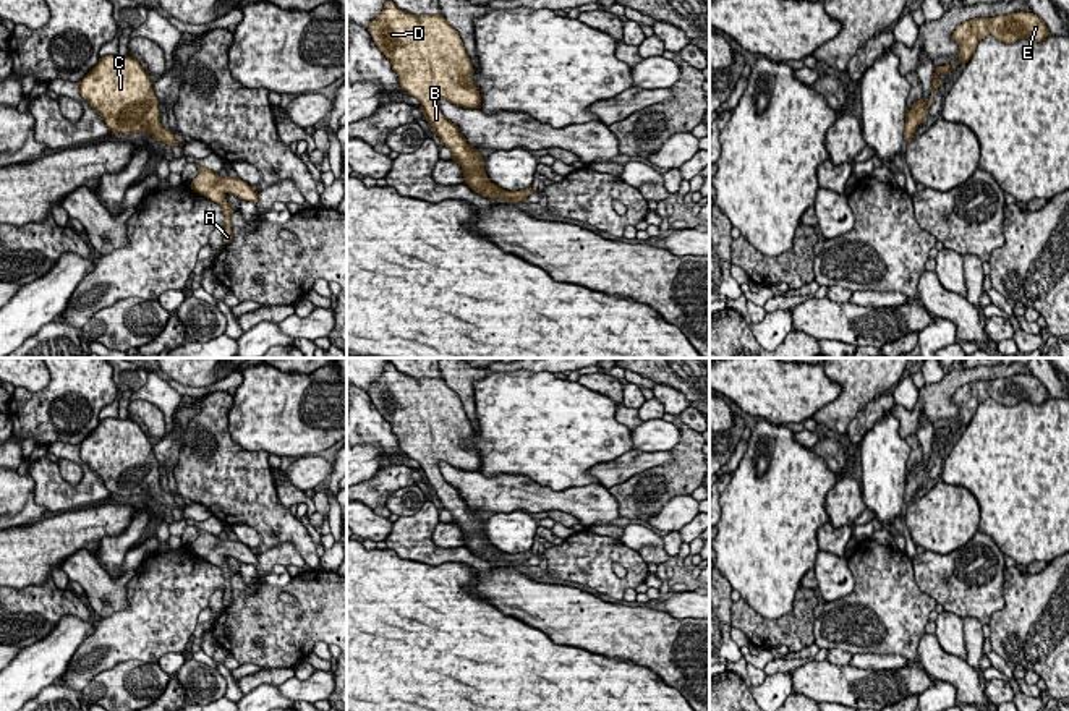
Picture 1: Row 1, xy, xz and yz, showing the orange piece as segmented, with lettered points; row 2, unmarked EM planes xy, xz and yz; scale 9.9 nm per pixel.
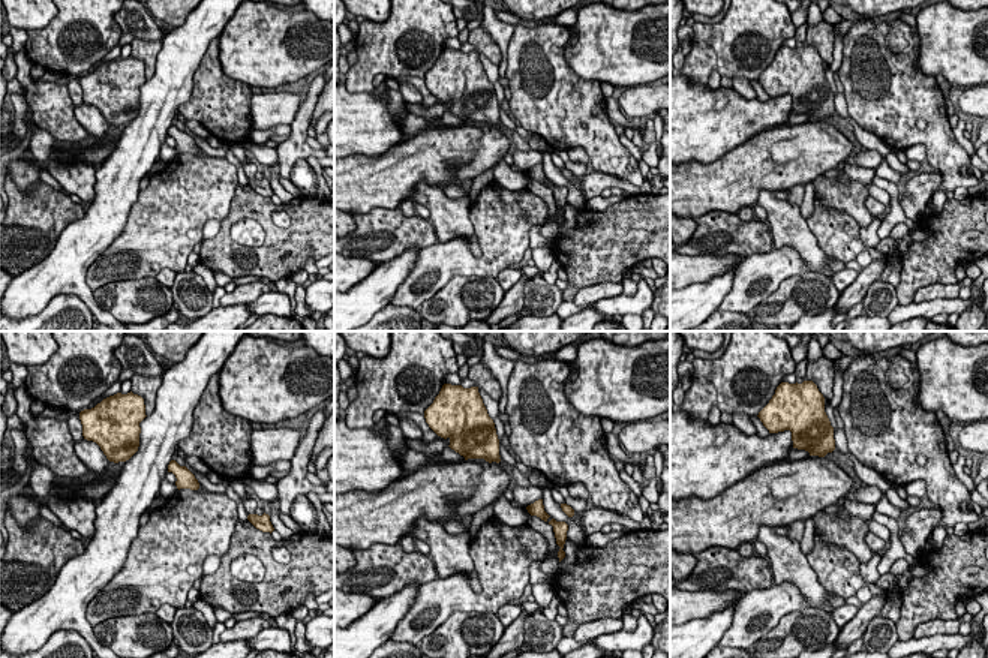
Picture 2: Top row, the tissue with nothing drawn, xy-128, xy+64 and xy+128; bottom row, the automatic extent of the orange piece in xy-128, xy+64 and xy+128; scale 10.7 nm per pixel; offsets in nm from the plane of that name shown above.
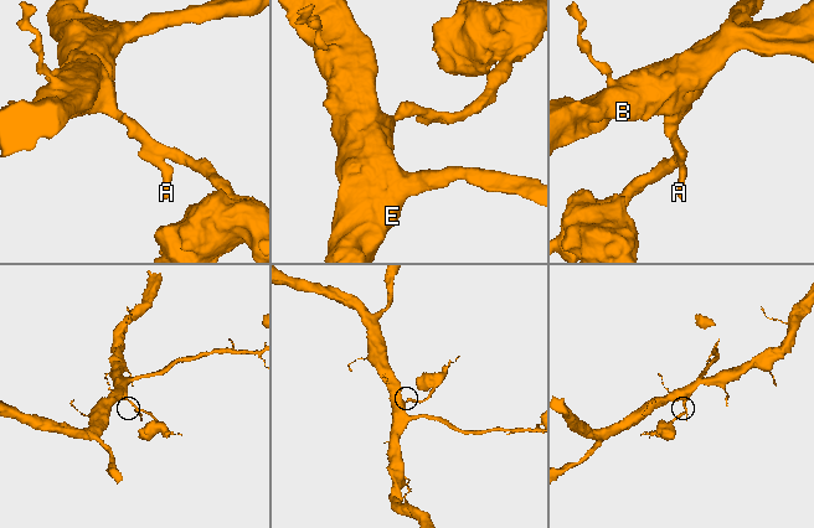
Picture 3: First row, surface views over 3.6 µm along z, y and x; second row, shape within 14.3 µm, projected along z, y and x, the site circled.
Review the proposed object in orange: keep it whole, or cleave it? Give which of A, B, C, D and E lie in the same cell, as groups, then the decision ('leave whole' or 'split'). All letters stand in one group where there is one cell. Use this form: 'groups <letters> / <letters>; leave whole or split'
groups A B C D E; leave whole

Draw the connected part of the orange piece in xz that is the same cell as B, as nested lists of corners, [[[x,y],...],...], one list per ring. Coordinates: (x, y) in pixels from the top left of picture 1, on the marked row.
[[[387,0],[368,31],[392,63],[402,89],[420,100],[426,120],[441,138],[441,146],[452,151],[452,160],[462,167],[463,183],[488,199],[505,199],[507,204],[525,201],[533,193],[531,186],[505,191],[491,183],[483,157],[441,112],[441,99],[463,109],[481,105],[481,94],[473,84],[471,60],[444,15],[415,16]]]

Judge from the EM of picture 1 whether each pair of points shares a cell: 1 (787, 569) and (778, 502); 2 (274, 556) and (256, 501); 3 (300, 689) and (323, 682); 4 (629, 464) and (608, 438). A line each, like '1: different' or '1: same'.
1: same
2: different
3: same
4: different

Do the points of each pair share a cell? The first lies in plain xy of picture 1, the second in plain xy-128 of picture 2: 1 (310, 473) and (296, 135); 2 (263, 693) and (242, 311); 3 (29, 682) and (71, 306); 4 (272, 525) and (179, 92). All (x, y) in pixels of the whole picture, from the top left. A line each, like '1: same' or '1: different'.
1: different
2: different
3: different
4: different

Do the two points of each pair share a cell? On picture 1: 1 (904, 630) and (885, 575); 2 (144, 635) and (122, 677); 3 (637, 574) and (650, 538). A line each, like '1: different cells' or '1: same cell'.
1: same cell
2: different cells
3: different cells

